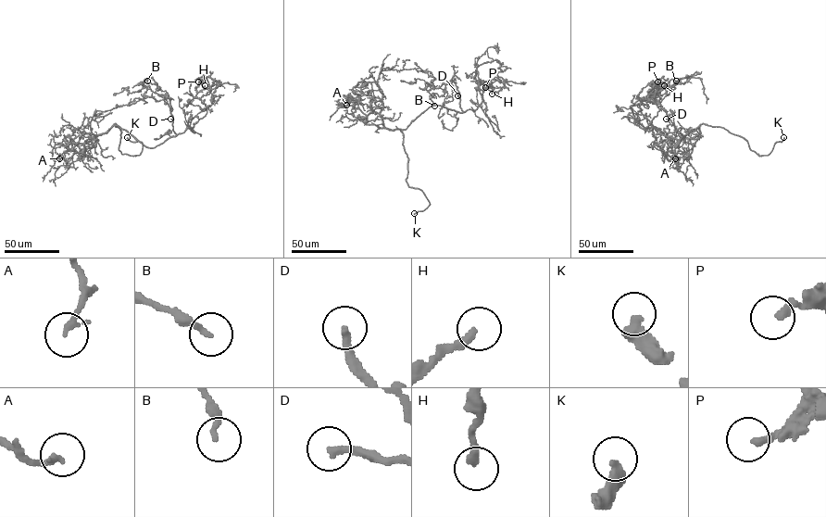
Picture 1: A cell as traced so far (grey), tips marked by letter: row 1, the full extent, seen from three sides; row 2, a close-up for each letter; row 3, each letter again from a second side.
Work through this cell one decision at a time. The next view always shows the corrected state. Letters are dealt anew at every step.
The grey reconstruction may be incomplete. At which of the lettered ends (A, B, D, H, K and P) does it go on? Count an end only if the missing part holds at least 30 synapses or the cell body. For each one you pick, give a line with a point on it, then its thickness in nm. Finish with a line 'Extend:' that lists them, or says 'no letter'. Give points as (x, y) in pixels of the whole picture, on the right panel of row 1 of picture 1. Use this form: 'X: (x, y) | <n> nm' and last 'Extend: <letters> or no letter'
D: (666, 119) | 240 nm
K: (783, 137) | 440 nm
Extend: D, K

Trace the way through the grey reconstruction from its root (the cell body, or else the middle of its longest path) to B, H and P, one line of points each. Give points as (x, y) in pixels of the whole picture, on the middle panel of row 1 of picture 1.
B: (447, 108), (463, 111), (451, 80), (445, 85), (443, 94), (439, 96), (433, 93), (430, 95), (434, 106)
H: (447, 108), (460, 112), (475, 110), (482, 100), (481, 81), (494, 87), (481, 83), (492, 88), (492, 94)
P: (447, 108), (475, 110), (482, 100), (477, 68), (495, 60), (502, 71), (497, 75), (504, 81), (485, 87)

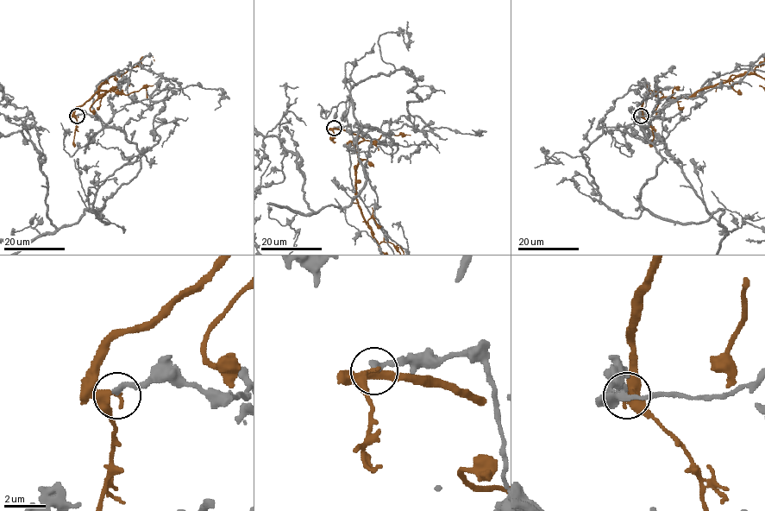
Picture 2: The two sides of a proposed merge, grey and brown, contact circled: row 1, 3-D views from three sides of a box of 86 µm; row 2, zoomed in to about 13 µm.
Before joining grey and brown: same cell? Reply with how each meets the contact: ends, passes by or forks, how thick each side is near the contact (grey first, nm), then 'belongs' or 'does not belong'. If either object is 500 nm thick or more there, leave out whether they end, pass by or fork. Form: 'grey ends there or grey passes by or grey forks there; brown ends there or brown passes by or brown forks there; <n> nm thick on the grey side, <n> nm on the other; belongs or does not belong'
grey ends there; brown ends there; 320 nm thick on the grey side, 360 nm on the other; does not belong

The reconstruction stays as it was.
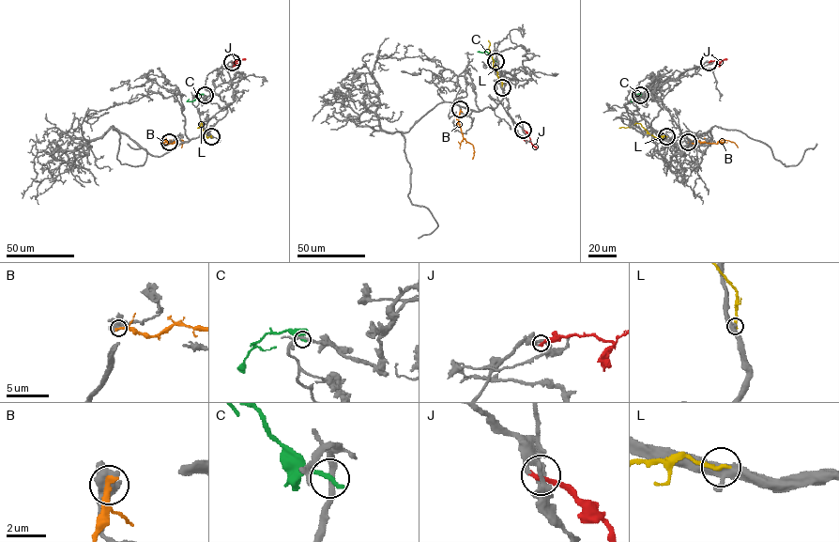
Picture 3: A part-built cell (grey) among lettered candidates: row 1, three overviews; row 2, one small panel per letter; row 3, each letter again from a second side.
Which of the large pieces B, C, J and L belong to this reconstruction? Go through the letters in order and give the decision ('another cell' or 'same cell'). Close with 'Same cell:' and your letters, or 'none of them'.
B: another cell
C: another cell
J: same cell
L: another cell
Same cell: J

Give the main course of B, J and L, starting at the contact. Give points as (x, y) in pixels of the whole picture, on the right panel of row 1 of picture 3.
B: (688, 142), (716, 144), (728, 140), (738, 147)
J: (709, 62), (726, 59)
L: (666, 136), (654, 137), (639, 123), (619, 128)

